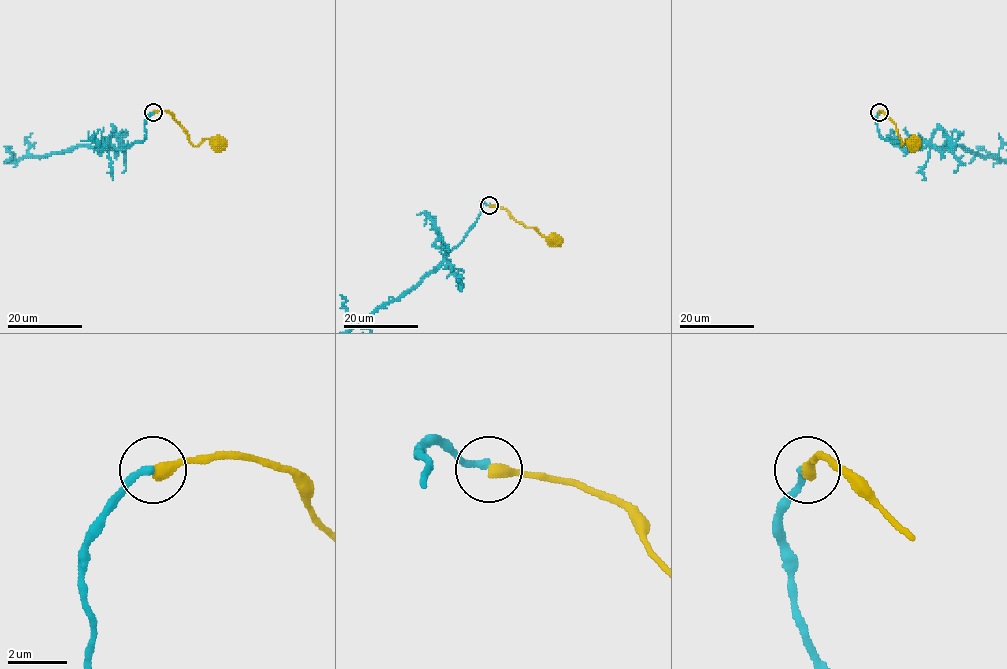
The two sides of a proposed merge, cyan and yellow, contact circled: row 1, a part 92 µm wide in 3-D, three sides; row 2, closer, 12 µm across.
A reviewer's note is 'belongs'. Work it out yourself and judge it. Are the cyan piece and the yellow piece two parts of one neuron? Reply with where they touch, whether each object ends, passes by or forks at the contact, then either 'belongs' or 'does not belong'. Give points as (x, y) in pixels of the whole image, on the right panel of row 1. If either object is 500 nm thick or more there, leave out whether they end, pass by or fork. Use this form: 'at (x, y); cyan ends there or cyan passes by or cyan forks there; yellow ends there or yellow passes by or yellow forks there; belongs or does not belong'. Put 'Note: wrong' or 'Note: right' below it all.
at (879, 112); cyan ends there; yellow ends there; does not belong
Note: wrong

